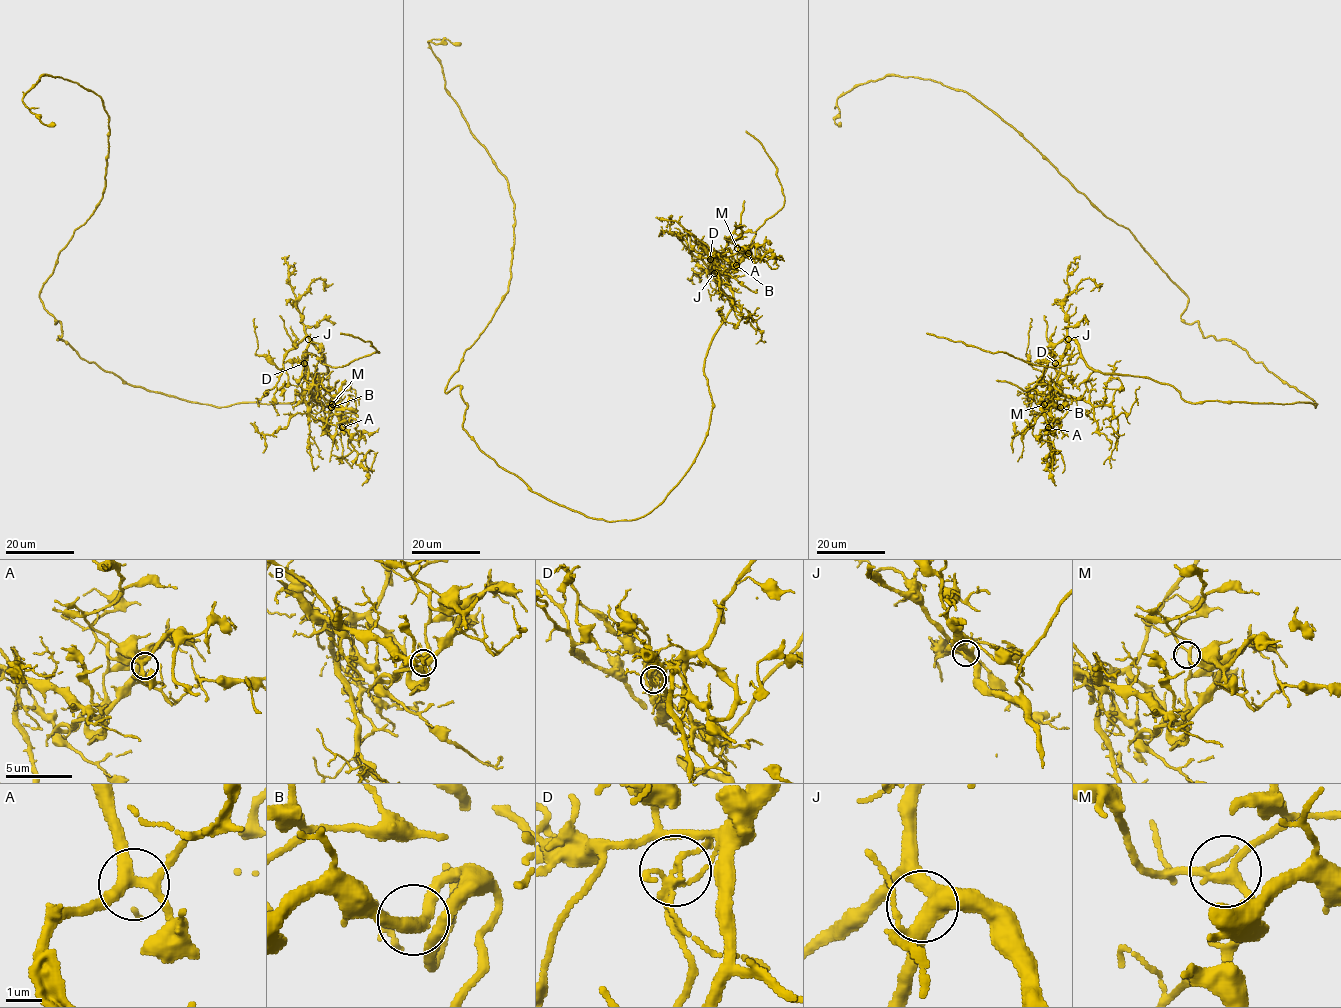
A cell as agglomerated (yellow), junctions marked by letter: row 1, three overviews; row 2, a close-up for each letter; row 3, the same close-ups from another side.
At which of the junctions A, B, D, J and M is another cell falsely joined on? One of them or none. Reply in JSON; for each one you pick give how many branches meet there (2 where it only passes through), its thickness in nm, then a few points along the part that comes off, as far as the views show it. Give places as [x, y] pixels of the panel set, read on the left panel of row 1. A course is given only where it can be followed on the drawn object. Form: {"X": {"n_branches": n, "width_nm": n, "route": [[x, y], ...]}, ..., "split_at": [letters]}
{"D": {"n_branches": 5, "width_nm": 170, "route": [[304, 363], [303, 378], [324, 388], [324, 410], [341, 407], [335, 414], [356, 463], [368, 470], [377, 452]]}, "split_at": ["D"]}

